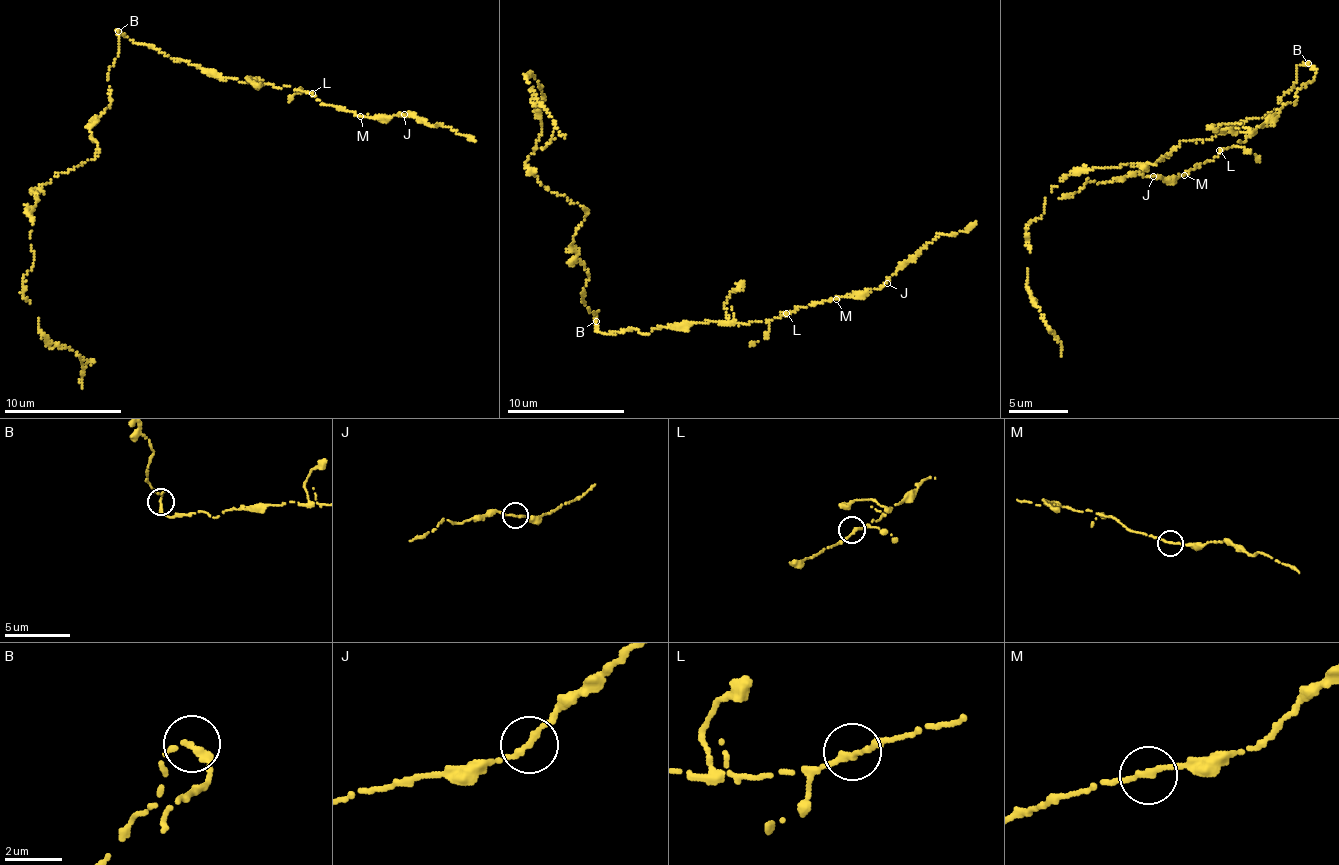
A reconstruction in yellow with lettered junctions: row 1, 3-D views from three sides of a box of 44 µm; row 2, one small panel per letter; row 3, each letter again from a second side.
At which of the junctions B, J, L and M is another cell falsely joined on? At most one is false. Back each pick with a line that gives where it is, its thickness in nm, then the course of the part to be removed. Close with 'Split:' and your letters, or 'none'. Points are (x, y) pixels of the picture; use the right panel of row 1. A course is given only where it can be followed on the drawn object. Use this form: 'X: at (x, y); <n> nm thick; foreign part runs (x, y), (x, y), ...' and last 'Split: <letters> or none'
B: at (1308, 63); 240 nm thick; foreign part runs (1309, 63), (1271, 113), (1183, 141), (1154, 164), (1070, 172), (1051, 189), (1026, 228), (1026, 287), (1061, 356)
Split: B

